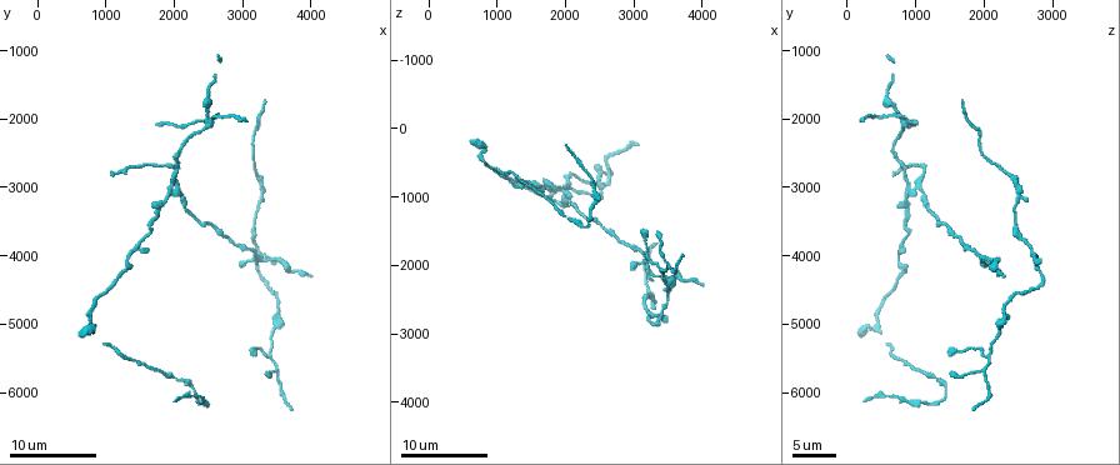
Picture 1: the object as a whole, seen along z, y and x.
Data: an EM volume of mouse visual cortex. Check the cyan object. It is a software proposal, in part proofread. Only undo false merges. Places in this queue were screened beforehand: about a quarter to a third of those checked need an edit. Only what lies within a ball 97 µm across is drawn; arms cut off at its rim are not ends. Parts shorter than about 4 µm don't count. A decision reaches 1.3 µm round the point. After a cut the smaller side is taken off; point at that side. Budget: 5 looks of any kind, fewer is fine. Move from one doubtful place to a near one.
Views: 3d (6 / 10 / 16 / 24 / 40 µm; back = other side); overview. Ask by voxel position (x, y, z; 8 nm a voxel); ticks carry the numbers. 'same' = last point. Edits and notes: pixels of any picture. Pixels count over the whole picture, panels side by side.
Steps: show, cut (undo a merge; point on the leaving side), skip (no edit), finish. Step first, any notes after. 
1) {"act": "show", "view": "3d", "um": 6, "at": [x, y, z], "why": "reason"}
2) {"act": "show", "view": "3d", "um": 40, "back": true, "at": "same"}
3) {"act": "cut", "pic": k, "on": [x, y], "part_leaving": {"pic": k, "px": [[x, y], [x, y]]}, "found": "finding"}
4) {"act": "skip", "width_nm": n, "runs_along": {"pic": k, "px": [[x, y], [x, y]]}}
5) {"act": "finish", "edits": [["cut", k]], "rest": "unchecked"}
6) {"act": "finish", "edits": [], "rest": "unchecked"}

{"act": "show", "view": "3d", "um": 6, "at": [3400, 5500, 2050], "why": "branch point"}

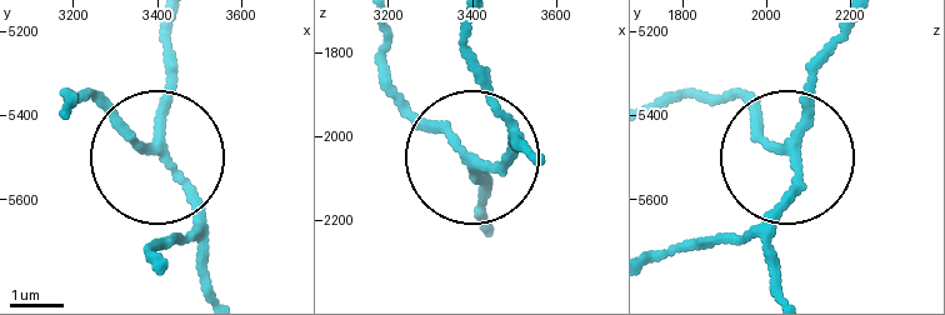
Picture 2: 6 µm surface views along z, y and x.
{"act": "skip", "arms": 3, "runs_along": {"pic": 2, "px": [[851, 29], [789, 145], [713, 95]]}, "found": "one neuron here"}

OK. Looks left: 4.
{"act": "show", "view": "3d", "um": 10, "at": [1750, 3400, 900], "why": "sudden change in width"}

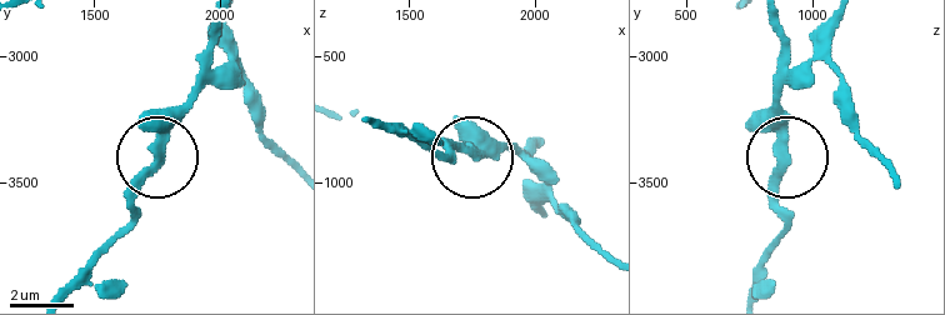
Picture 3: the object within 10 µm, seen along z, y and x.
{"act": "skip", "width_nm": 260, "found": "all the same neuron"}

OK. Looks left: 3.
{"act": "show", "view": "3d", "um": 6, "at": [2550, 2000, 800], "why": "four-way junction"}

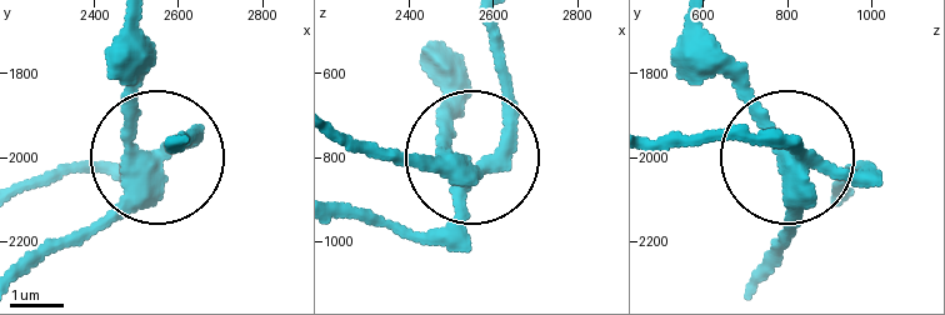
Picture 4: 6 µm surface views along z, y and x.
{"act": "cut", "pic": 4, "on": [94, 165], "part_leaving": {"pic": 4, "px": [[151, 154], [30, 181]]}, "found": "two neurons meet here"}

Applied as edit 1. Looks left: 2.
{"act": "finish", "edits": [["cut", 4]], "rest": "unchecked"}

